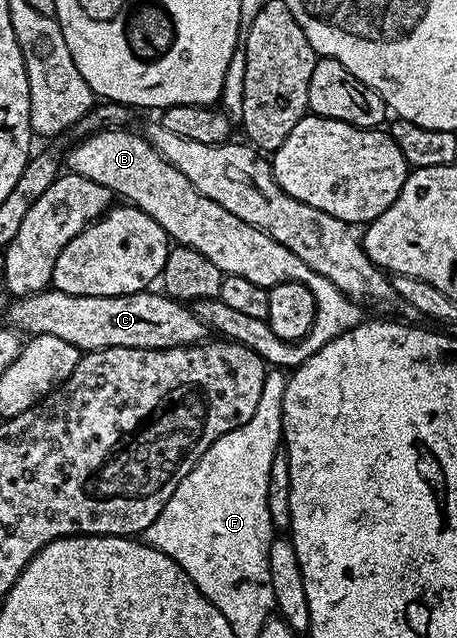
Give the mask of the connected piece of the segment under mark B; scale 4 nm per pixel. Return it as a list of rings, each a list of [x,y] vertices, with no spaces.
[[[106,129],[94,131],[93,134],[84,136],[77,142],[81,143],[75,144],[70,149],[69,156],[63,159],[64,166],[66,163],[69,166],[66,168],[72,174],[87,177],[89,181],[95,181],[97,185],[103,185],[108,191],[113,192],[114,196],[121,198],[122,195],[125,198],[122,200],[126,204],[138,207],[140,211],[147,213],[147,217],[155,220],[166,231],[174,244],[190,247],[199,253],[203,253],[203,257],[207,257],[207,261],[211,261],[211,265],[215,265],[221,270],[222,276],[247,277],[247,281],[255,281],[255,285],[267,288],[280,283],[305,283],[307,289],[311,289],[311,293],[315,297],[315,305],[317,306],[315,336],[317,335],[317,340],[314,343],[278,337],[275,329],[271,329],[268,319],[246,317],[243,313],[236,312],[228,305],[223,305],[220,297],[198,299],[196,303],[192,304],[191,309],[199,317],[199,321],[203,321],[205,328],[212,332],[213,330],[218,331],[221,334],[218,336],[224,337],[226,340],[247,345],[249,349],[259,353],[259,357],[265,360],[266,364],[272,365],[274,368],[296,369],[299,365],[303,365],[303,361],[307,361],[307,357],[319,353],[319,349],[323,345],[327,345],[327,341],[355,329],[363,322],[362,304],[356,303],[353,299],[348,299],[338,287],[331,285],[331,281],[327,281],[327,277],[312,271],[301,258],[295,257],[295,253],[291,253],[291,249],[287,249],[287,245],[275,241],[270,235],[260,231],[259,228],[247,225],[247,221],[235,217],[235,213],[227,213],[227,209],[223,209],[223,205],[211,201],[211,197],[203,197],[203,193],[199,193],[199,189],[195,189],[195,185],[191,185],[191,181],[187,181],[187,177],[183,177],[183,173],[179,173],[179,169],[175,169],[175,165],[167,162],[149,144],[149,140],[145,138],[144,134],[132,135],[129,129]]]

